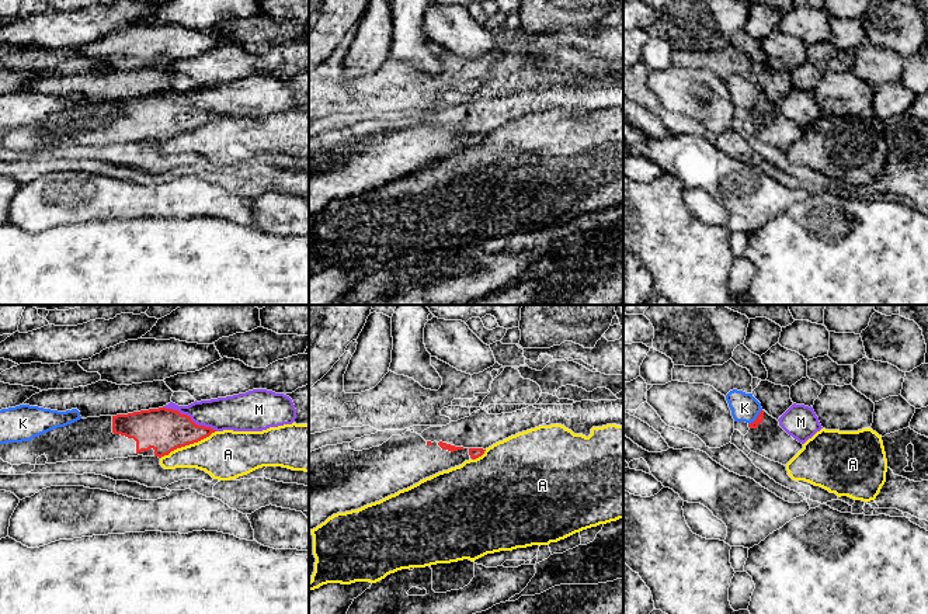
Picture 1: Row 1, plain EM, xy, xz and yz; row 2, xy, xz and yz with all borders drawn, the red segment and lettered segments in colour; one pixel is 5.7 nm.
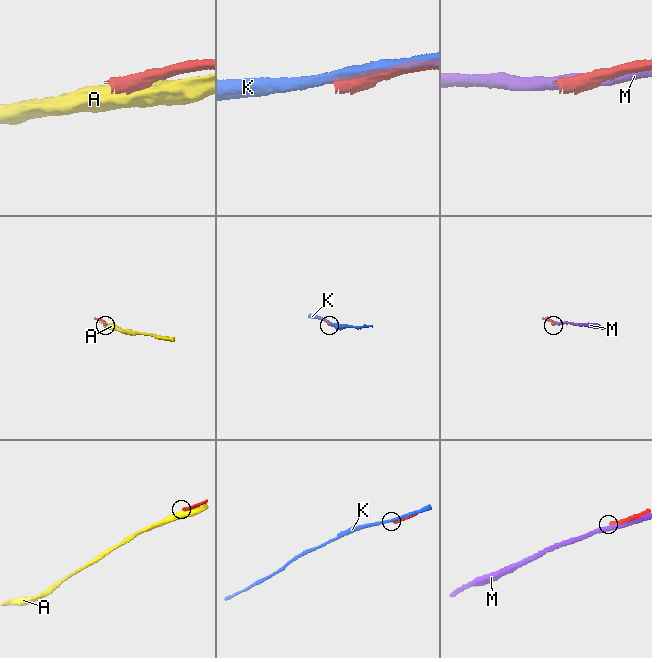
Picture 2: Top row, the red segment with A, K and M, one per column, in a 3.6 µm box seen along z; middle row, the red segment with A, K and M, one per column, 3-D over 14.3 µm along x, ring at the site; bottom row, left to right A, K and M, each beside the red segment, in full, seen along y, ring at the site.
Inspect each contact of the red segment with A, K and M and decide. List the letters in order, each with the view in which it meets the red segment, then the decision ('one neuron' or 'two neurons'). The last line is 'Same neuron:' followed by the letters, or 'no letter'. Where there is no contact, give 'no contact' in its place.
A: xy | two neurons
K: yz | two neurons
M: xy | two neurons
Same neuron: no letter

